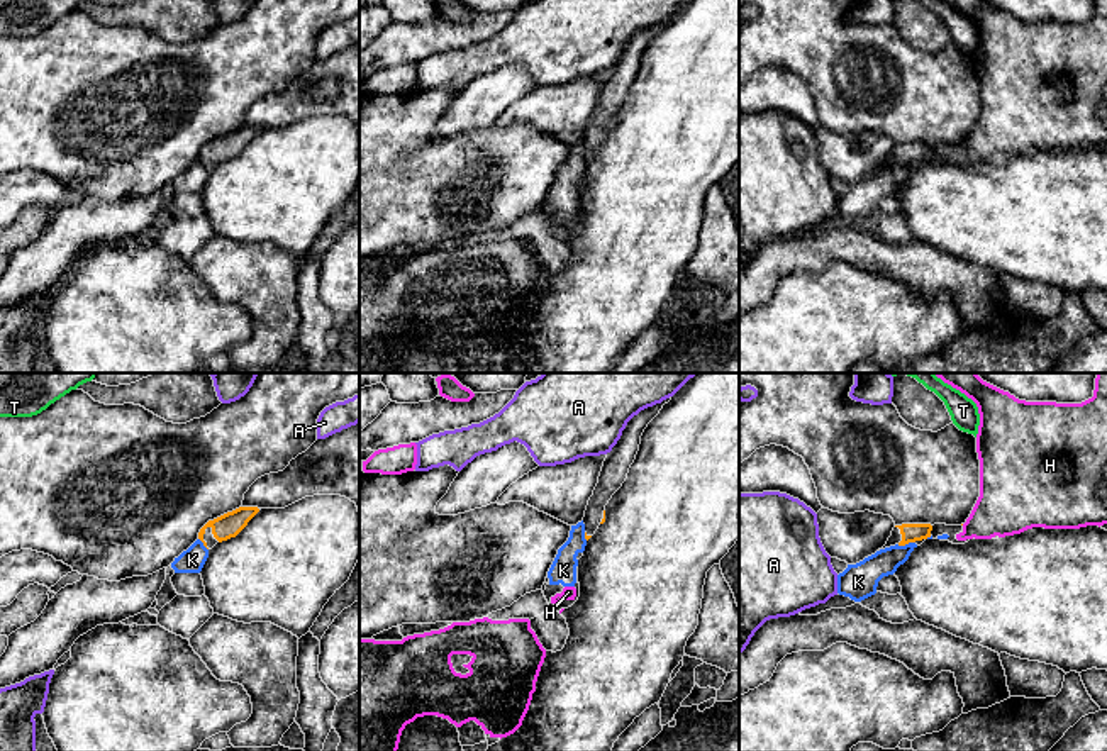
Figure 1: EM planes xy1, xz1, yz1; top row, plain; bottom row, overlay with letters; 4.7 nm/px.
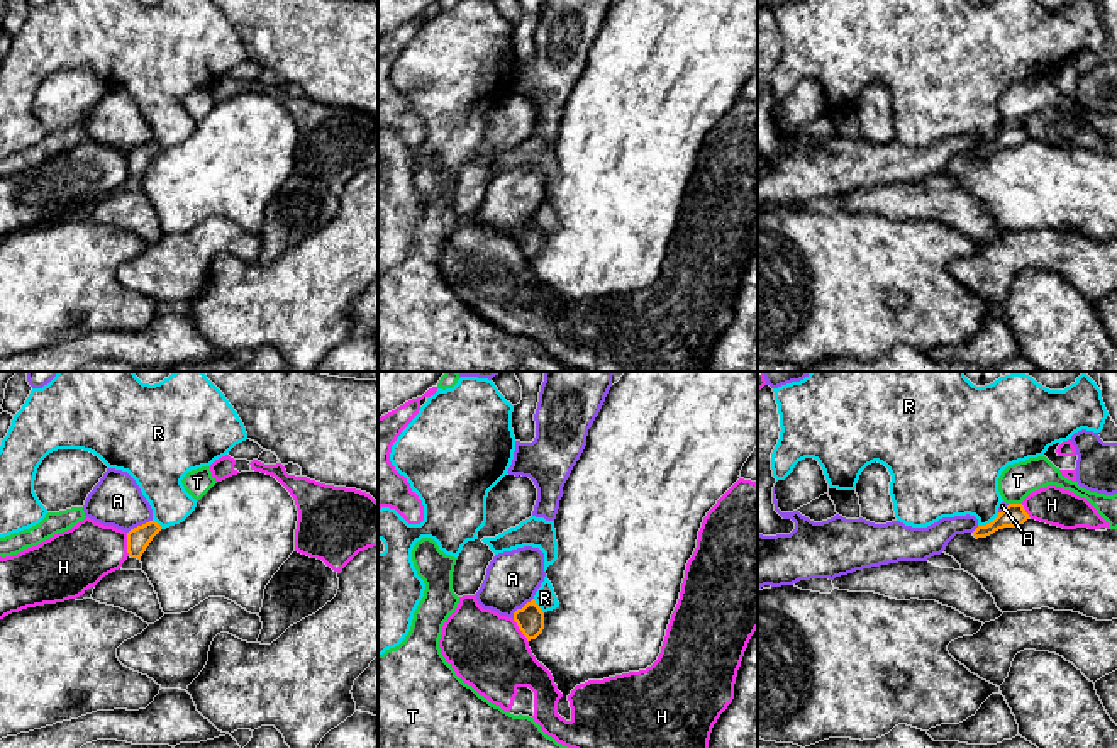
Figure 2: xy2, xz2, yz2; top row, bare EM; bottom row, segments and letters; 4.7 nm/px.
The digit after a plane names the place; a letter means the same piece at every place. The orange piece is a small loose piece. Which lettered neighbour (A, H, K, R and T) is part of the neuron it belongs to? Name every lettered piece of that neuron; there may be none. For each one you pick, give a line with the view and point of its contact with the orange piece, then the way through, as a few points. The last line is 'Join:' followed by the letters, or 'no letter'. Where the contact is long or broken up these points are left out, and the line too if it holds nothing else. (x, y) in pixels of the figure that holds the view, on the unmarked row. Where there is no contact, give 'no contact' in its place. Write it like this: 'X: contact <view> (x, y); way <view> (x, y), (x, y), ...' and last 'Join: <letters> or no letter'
Join: no letter

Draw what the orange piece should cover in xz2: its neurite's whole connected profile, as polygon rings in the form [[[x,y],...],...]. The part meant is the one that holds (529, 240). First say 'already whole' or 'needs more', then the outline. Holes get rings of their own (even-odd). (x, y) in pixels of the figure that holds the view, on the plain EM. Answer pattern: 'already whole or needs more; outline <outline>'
already whole; outline [[[534,219],[514,232],[514,241],[527,261],[536,260],[544,249],[544,232]]]

